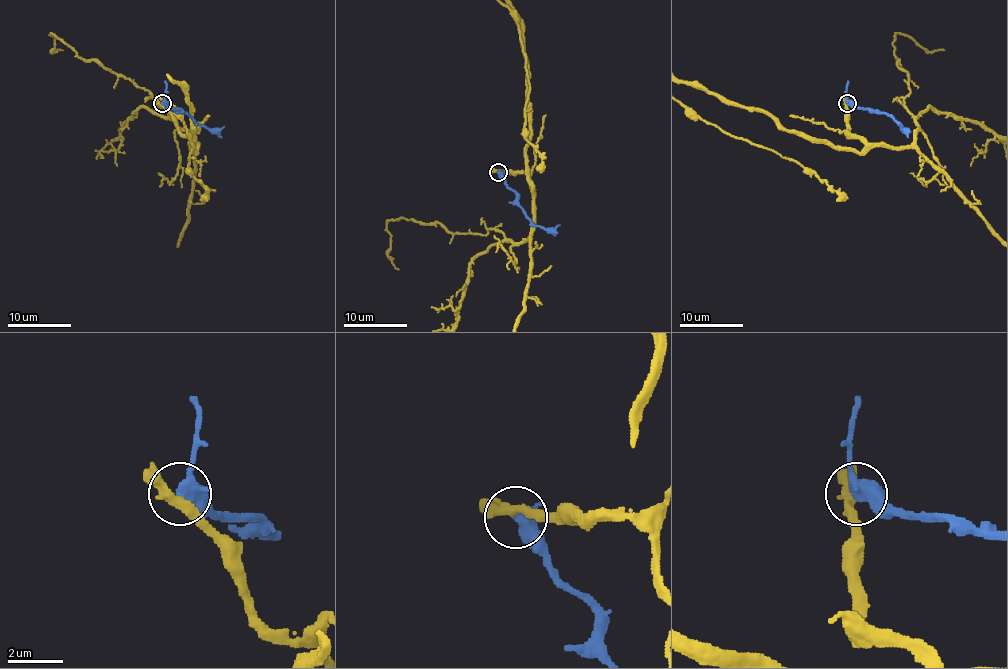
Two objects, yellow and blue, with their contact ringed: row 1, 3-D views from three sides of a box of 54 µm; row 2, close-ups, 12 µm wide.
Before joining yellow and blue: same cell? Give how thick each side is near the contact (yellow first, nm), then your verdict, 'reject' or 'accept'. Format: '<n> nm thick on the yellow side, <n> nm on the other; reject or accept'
360 nm thick on the yellow side, 440 nm on the other; reject

